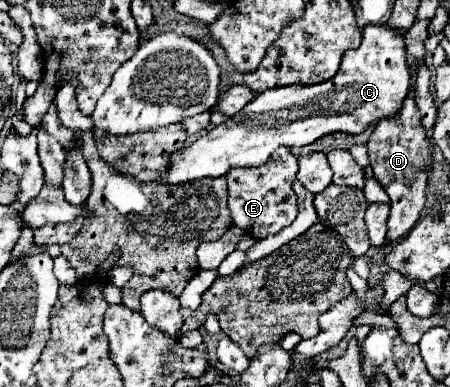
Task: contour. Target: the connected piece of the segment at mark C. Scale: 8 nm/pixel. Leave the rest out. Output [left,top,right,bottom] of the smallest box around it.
[162,26,412,184]

